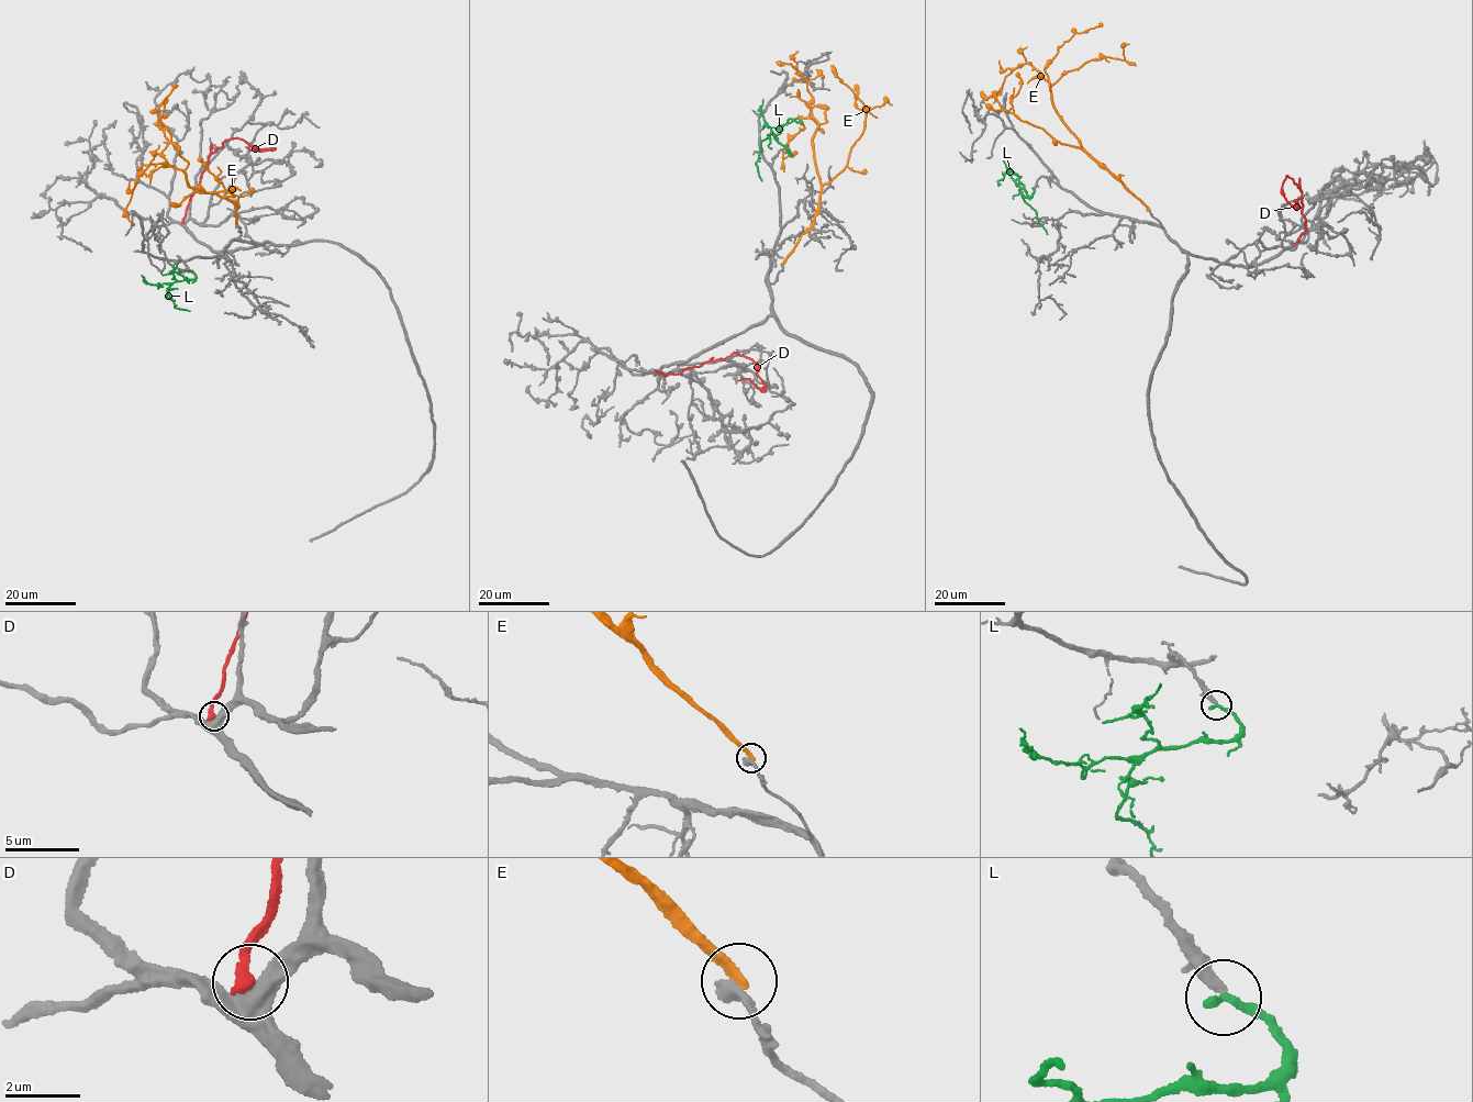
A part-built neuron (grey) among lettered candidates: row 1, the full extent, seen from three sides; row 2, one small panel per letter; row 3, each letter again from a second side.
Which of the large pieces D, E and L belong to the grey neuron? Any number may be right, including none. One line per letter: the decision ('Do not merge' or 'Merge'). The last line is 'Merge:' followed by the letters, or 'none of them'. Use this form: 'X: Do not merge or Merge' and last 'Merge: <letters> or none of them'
D: Do not merge
E: Do not merge
L: Merge
Merge: L

